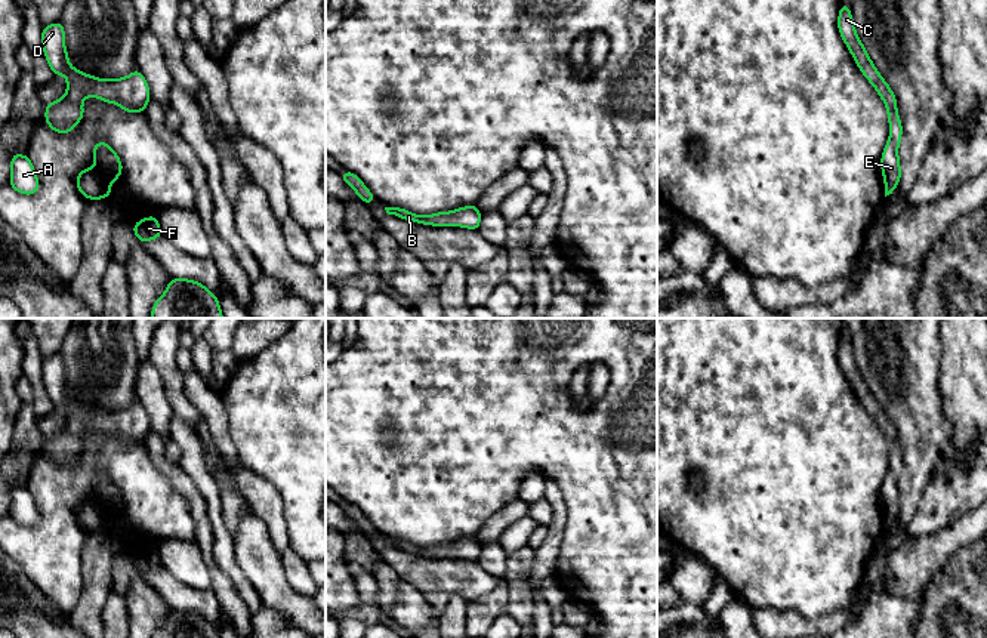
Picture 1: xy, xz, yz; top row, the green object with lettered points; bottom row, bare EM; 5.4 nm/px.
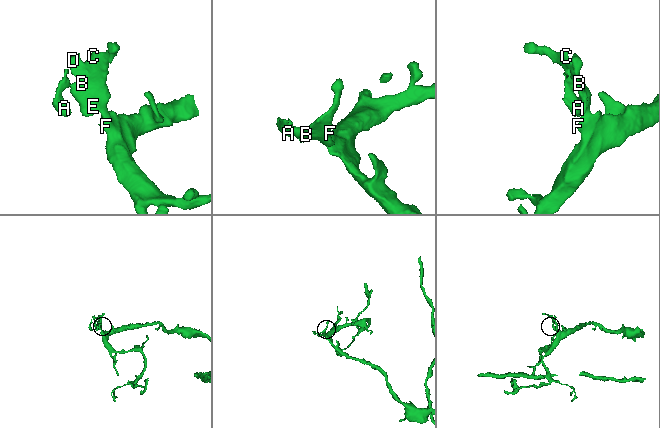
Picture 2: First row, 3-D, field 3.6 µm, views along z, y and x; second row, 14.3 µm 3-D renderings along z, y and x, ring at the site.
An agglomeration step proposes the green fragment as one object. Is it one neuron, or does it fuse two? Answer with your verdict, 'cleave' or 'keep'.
keep

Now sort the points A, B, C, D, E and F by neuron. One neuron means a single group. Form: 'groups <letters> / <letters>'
groups A B C D E F

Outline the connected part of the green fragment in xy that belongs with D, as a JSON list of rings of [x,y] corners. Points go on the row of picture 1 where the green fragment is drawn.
[[[61,21],[41,28],[41,46],[55,77],[67,77],[67,92],[46,104],[44,120],[55,133],[71,133],[84,117],[83,99],[99,98],[117,104],[124,113],[145,113],[151,93],[148,81],[136,68],[123,78],[96,78],[70,65],[65,31]]]

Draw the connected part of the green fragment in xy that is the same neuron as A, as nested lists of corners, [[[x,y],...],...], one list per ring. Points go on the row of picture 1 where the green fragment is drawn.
[[[15,152],[10,158],[9,187],[24,195],[33,195],[40,189],[40,182],[28,155]]]

